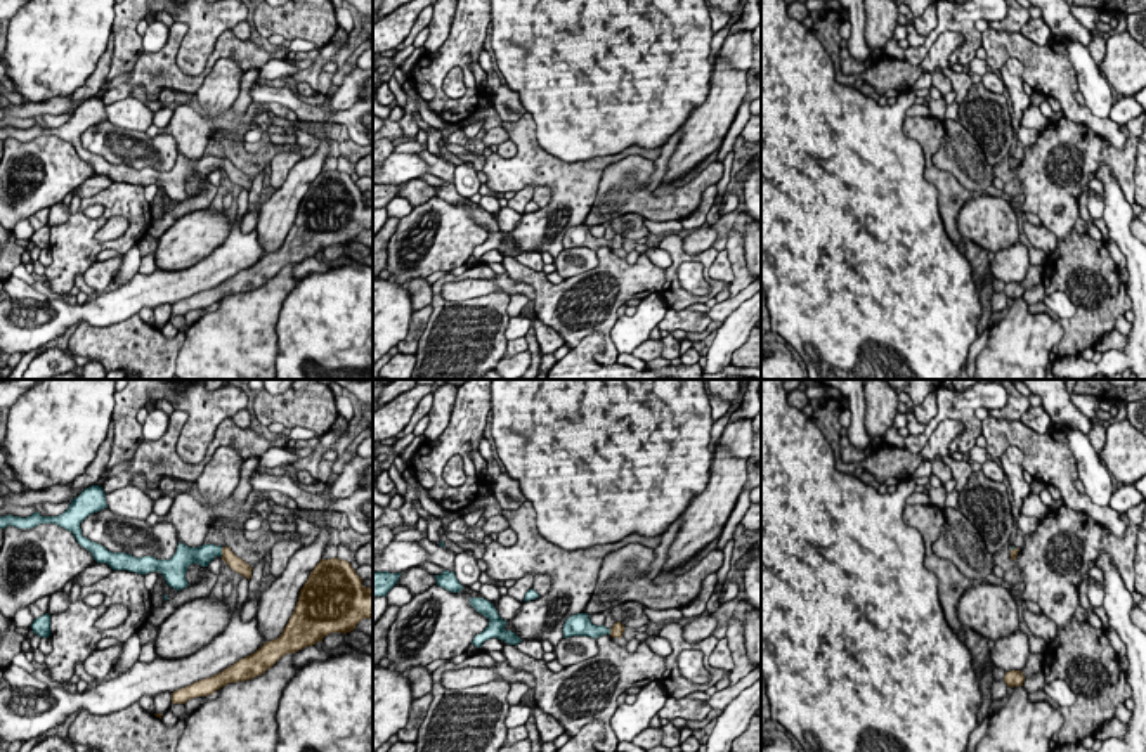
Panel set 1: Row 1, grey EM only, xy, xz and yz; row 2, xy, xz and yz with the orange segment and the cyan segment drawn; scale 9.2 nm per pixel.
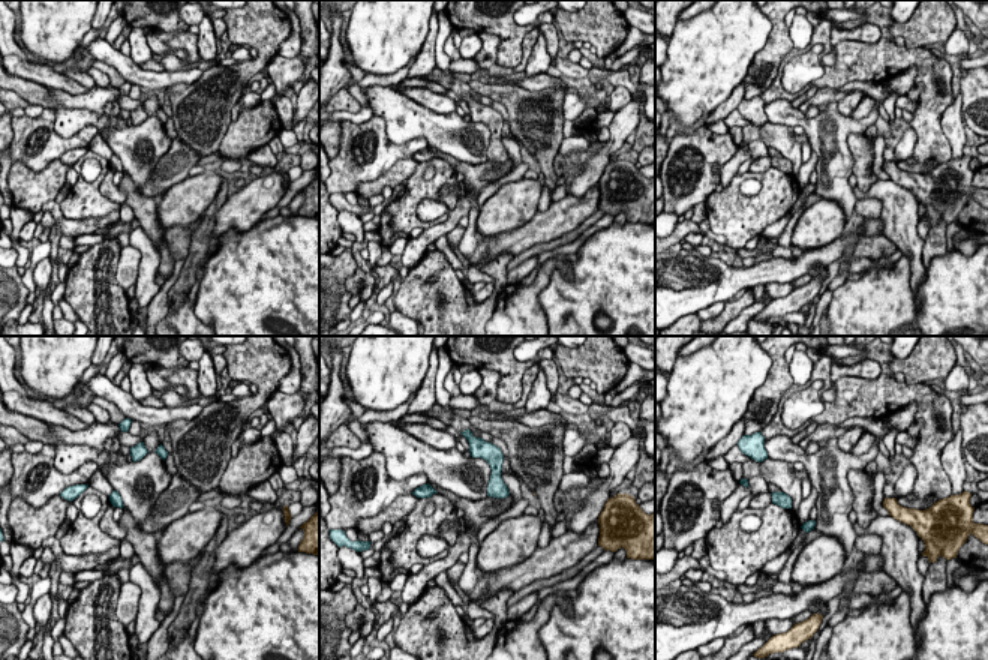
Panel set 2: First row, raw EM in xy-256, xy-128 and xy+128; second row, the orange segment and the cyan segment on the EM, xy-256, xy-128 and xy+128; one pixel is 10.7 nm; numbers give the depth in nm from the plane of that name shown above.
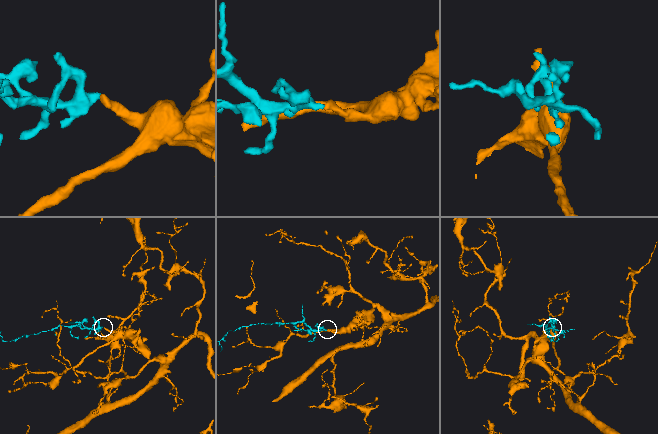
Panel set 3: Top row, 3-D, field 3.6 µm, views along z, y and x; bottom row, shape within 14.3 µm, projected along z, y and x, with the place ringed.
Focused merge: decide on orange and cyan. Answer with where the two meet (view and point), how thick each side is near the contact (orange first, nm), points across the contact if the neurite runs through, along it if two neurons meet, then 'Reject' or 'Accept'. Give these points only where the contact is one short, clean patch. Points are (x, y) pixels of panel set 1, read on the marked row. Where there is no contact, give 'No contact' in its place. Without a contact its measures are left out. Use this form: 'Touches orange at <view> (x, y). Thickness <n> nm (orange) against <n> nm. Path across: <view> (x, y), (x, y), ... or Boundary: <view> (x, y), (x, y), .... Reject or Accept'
Touches orange at xy (222, 551). Thickness 130 nm (orange) against 180 nm. Path across: xy (236, 564), (222, 551), (207, 551), (203, 555). Accept

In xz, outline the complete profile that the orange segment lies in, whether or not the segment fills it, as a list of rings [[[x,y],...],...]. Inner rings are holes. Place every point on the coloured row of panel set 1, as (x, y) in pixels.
[[[576,613],[565,620],[562,631],[563,638],[589,636],[596,639],[603,634],[610,634],[612,638],[622,638],[624,626],[621,622],[615,622],[610,629],[607,629],[605,626],[595,626],[589,620],[588,613]]]

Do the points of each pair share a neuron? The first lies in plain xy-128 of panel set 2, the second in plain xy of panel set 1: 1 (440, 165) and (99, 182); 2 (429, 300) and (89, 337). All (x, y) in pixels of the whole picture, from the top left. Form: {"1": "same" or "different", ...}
{"1": "different", "2": "same"}

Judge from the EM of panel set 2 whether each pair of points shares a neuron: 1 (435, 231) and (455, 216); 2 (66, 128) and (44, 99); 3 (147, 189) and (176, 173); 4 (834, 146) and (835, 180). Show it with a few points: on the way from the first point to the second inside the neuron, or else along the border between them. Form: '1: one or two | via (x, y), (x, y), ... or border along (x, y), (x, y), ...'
1: one | via (440, 230), (452, 221)
2: one | via (66, 120), (51, 104)
3: one | via (155, 186), (168, 173)
4: one | via (834, 155), (834, 171)

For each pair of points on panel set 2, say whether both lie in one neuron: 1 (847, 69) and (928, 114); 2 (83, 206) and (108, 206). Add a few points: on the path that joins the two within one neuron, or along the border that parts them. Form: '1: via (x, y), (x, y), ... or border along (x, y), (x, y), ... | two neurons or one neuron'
1: via (877, 62), (915, 60), (930, 75), (930, 84) | one neuron
2: via (89, 206), (102, 206) | one neuron

